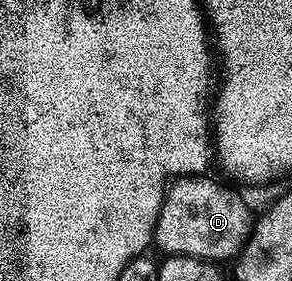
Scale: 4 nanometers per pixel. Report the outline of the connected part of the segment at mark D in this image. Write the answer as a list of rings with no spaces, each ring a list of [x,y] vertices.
[[[182,176],[166,190],[153,233],[156,249],[161,249],[162,255],[187,254],[193,258],[233,260],[244,250],[253,232],[255,214],[231,187],[209,177]]]

